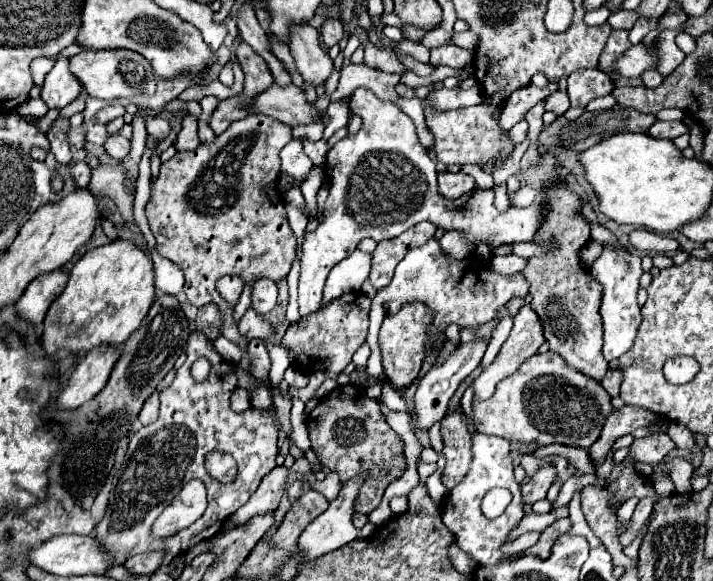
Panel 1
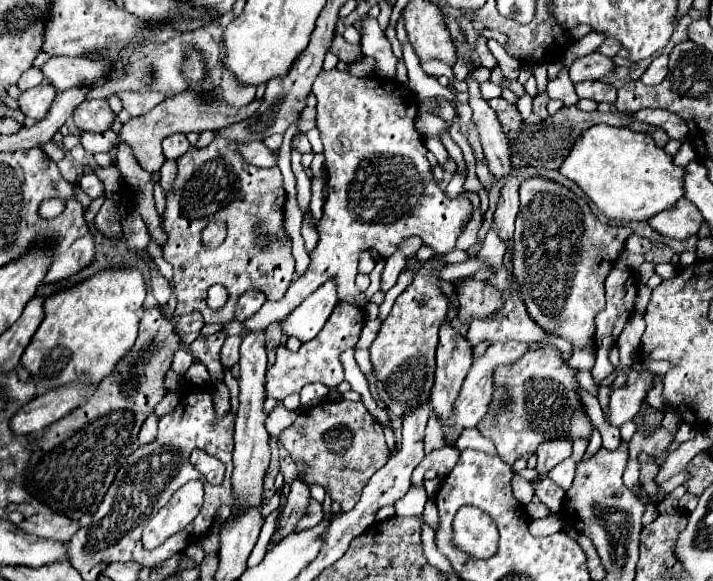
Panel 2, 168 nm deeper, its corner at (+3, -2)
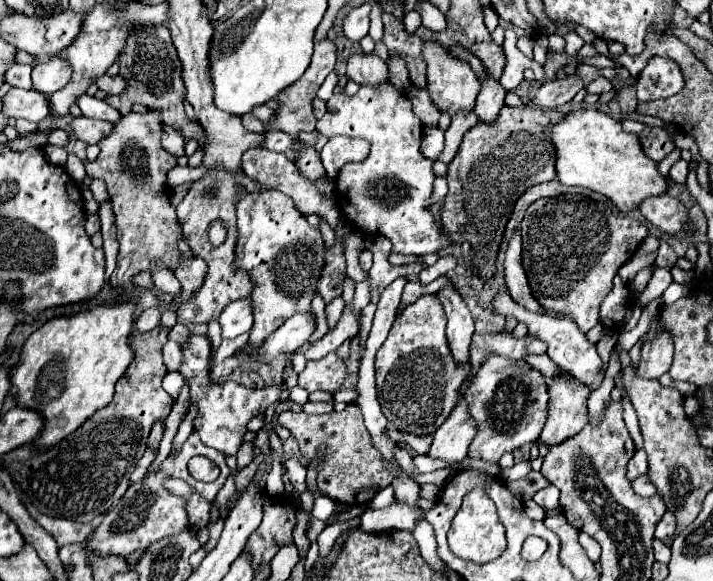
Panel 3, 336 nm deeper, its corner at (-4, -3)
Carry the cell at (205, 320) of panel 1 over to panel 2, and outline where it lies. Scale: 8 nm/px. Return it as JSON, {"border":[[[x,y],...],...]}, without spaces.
{"border":[[[194,310],[192,314],[180,316],[178,322],[176,322],[176,330],[178,330],[180,334],[184,334],[184,340],[186,340],[188,344],[192,344],[192,342],[200,336],[202,326],[204,326],[204,320],[202,320],[200,312],[196,312],[196,310]]]}

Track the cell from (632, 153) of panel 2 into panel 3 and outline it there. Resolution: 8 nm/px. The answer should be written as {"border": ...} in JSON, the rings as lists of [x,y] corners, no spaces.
{"border":[[[577,109],[567,113],[563,121],[549,125],[547,131],[551,133],[551,143],[555,145],[555,173],[559,183],[597,191],[609,197],[621,211],[637,209],[643,199],[651,195],[661,195],[667,191],[665,177],[657,171],[657,165],[651,163],[647,155],[643,155],[643,149],[639,147],[639,139],[635,139],[635,135],[631,133],[625,133],[621,127],[621,121],[613,119],[611,115],[605,115],[597,109]]]}

